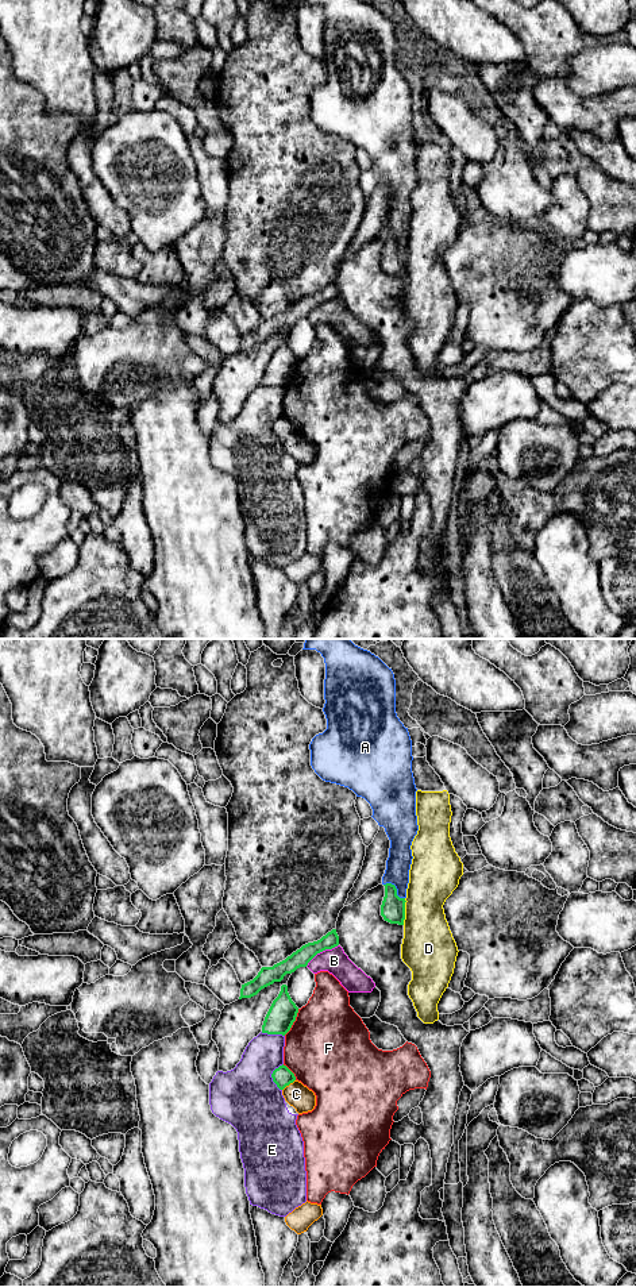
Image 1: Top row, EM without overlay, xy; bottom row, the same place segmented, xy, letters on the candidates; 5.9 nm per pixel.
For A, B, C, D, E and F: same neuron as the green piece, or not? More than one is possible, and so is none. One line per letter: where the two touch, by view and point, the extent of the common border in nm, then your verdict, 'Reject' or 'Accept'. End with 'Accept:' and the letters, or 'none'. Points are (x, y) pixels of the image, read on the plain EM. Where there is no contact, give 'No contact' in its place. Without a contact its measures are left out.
A: Touches green at xy (396, 241). Shared border 160 nm. Reject
B: Touches green at xy (322, 303). Shared border 240 nm. Reject
C: Touches green at xy (288, 436). Shared border 100 nm. Reject
D: Touches green at xy (404, 264). Shared border 160 nm. Reject
E: Touches green at xy (272, 428). Shared border 170 nm. Reject
F: Touches green at xy (293, 373). Shared border 180 nm. Reject
Accept: none

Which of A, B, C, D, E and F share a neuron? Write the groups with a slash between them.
A / B C / D / E / F

